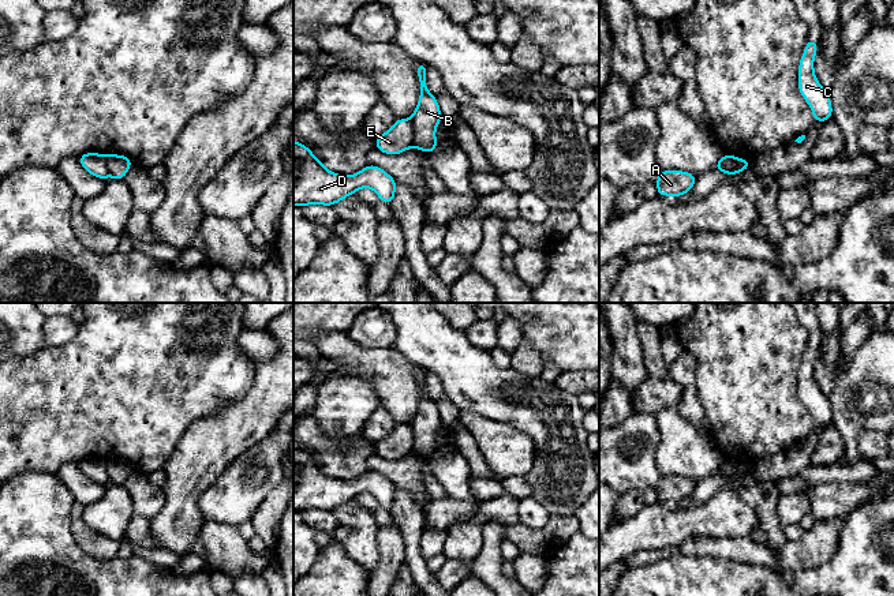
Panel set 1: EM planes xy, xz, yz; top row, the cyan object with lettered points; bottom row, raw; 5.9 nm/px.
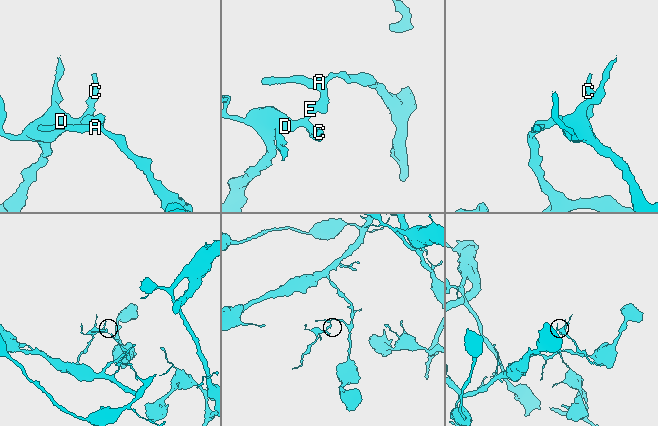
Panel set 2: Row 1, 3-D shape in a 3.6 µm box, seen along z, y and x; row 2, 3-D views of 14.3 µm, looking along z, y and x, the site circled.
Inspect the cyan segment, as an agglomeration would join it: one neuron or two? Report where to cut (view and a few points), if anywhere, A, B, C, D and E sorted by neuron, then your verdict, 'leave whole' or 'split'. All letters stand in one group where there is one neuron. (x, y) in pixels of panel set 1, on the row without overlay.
xz (410, 426), (414, 449) | A B / C D E | split

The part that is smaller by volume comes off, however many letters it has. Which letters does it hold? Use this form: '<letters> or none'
C, D, E

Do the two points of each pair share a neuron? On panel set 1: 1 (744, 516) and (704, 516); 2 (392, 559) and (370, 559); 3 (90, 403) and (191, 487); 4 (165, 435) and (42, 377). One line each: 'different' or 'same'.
1: same
2: different
3: different
4: same

